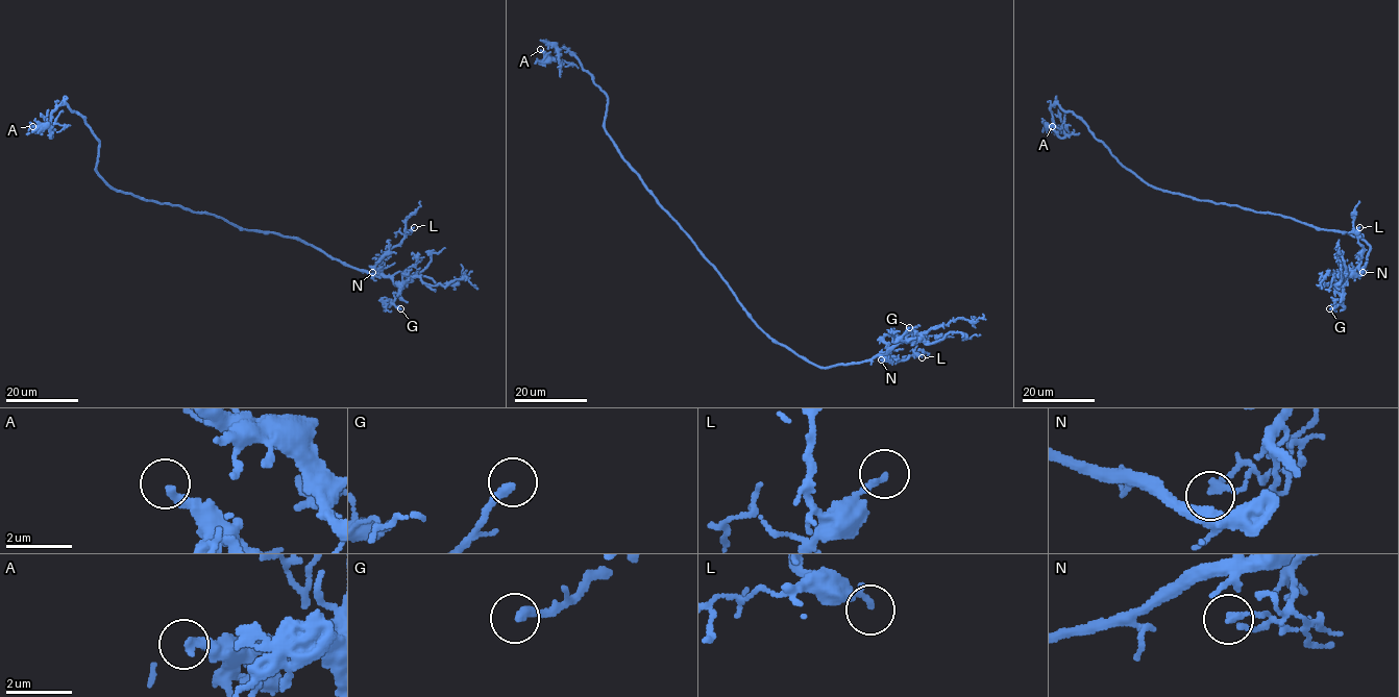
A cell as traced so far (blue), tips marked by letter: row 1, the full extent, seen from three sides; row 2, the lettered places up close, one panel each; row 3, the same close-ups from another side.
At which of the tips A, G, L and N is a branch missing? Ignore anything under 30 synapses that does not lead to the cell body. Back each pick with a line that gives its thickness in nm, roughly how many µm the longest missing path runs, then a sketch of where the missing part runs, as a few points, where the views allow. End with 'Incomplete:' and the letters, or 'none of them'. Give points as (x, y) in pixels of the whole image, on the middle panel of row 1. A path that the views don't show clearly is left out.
Incomplete: none of them

